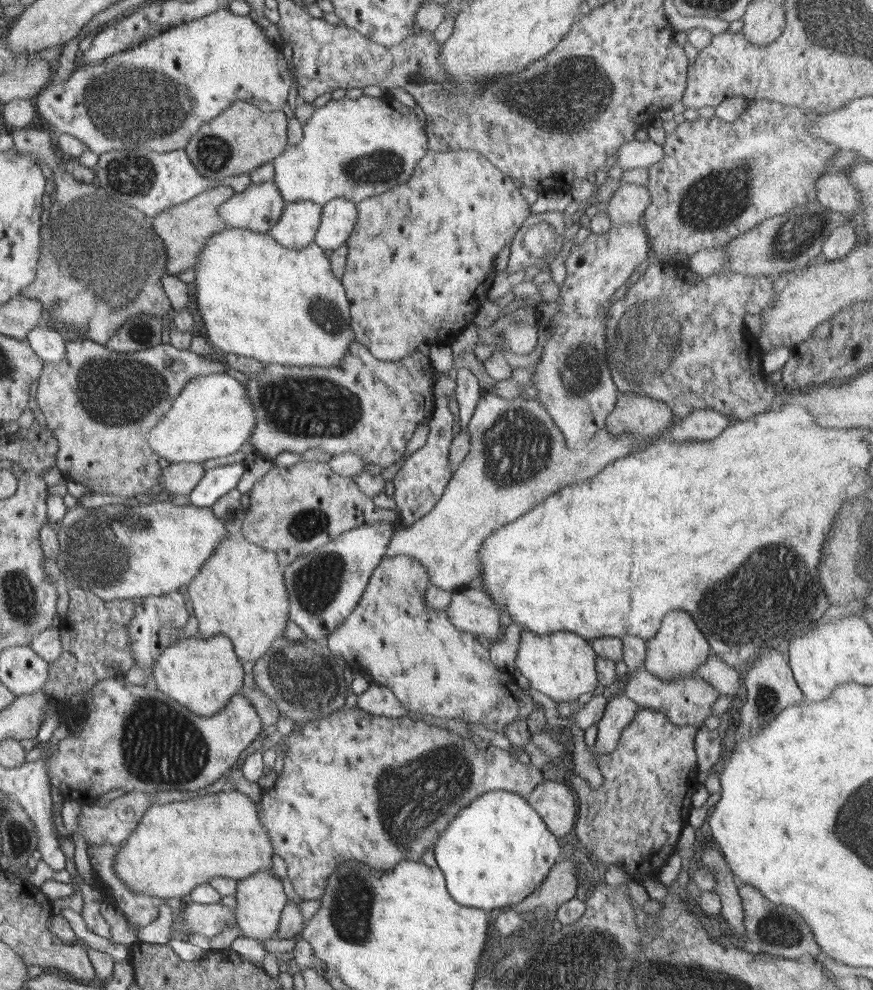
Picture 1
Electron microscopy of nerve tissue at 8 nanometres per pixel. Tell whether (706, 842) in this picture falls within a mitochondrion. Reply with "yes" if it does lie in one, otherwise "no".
no

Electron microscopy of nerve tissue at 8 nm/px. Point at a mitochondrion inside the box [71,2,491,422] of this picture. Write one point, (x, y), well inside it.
(131, 102)

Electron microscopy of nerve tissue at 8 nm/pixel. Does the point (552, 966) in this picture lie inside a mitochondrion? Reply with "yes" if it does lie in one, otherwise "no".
yes

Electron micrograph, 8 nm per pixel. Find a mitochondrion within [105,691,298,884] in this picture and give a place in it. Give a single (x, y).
(160, 747)

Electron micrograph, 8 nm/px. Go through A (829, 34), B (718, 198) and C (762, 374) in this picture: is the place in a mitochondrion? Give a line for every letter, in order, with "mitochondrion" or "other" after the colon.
A: mitochondrion
B: mitochondrion
C: other

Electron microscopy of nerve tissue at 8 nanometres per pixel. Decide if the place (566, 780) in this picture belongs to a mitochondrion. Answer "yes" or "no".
no

